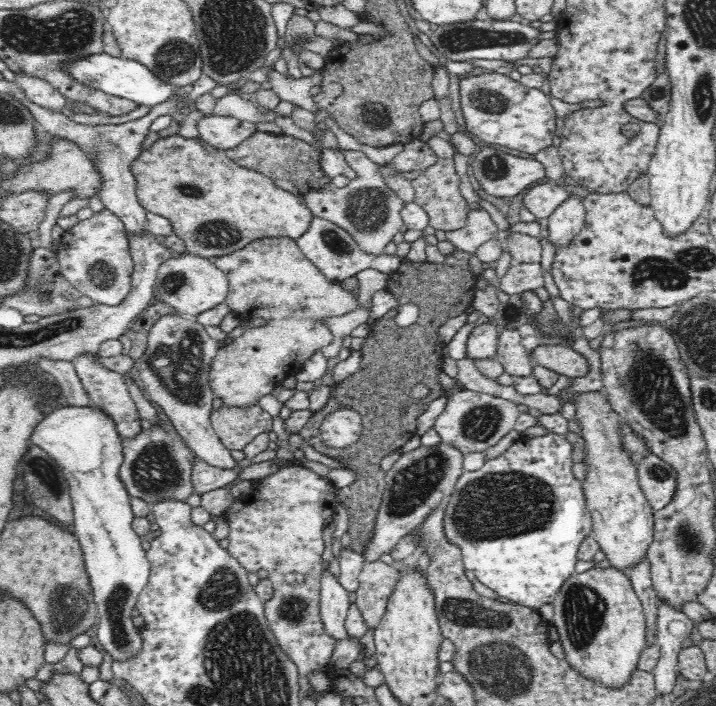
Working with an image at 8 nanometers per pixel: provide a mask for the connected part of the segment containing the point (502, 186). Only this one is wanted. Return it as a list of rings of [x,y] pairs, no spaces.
[[[495,146],[483,148],[471,164],[472,176],[481,184],[483,195],[516,196],[532,184],[547,180],[540,162],[505,154]]]

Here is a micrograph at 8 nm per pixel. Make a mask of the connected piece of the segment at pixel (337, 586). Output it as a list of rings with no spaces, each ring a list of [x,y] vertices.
[[[329,566],[324,568],[320,581],[319,611],[321,622],[330,637],[338,640],[350,640],[344,620],[350,606],[349,592],[339,583],[338,578],[329,572]]]

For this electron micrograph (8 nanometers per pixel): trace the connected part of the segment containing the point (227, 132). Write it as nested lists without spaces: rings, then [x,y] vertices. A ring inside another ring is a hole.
[[[212,114],[202,115],[198,119],[197,129],[199,132],[198,139],[222,150],[238,146],[257,131],[253,122]]]

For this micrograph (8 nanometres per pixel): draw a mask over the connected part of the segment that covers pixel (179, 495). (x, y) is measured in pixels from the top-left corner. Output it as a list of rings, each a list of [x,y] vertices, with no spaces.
[[[158,418],[159,425],[140,430],[132,438],[122,437],[124,460],[118,470],[118,477],[126,485],[130,497],[140,498],[148,505],[162,500],[180,500],[186,502],[194,492],[191,474],[195,454],[189,449],[183,438],[170,422]]]

